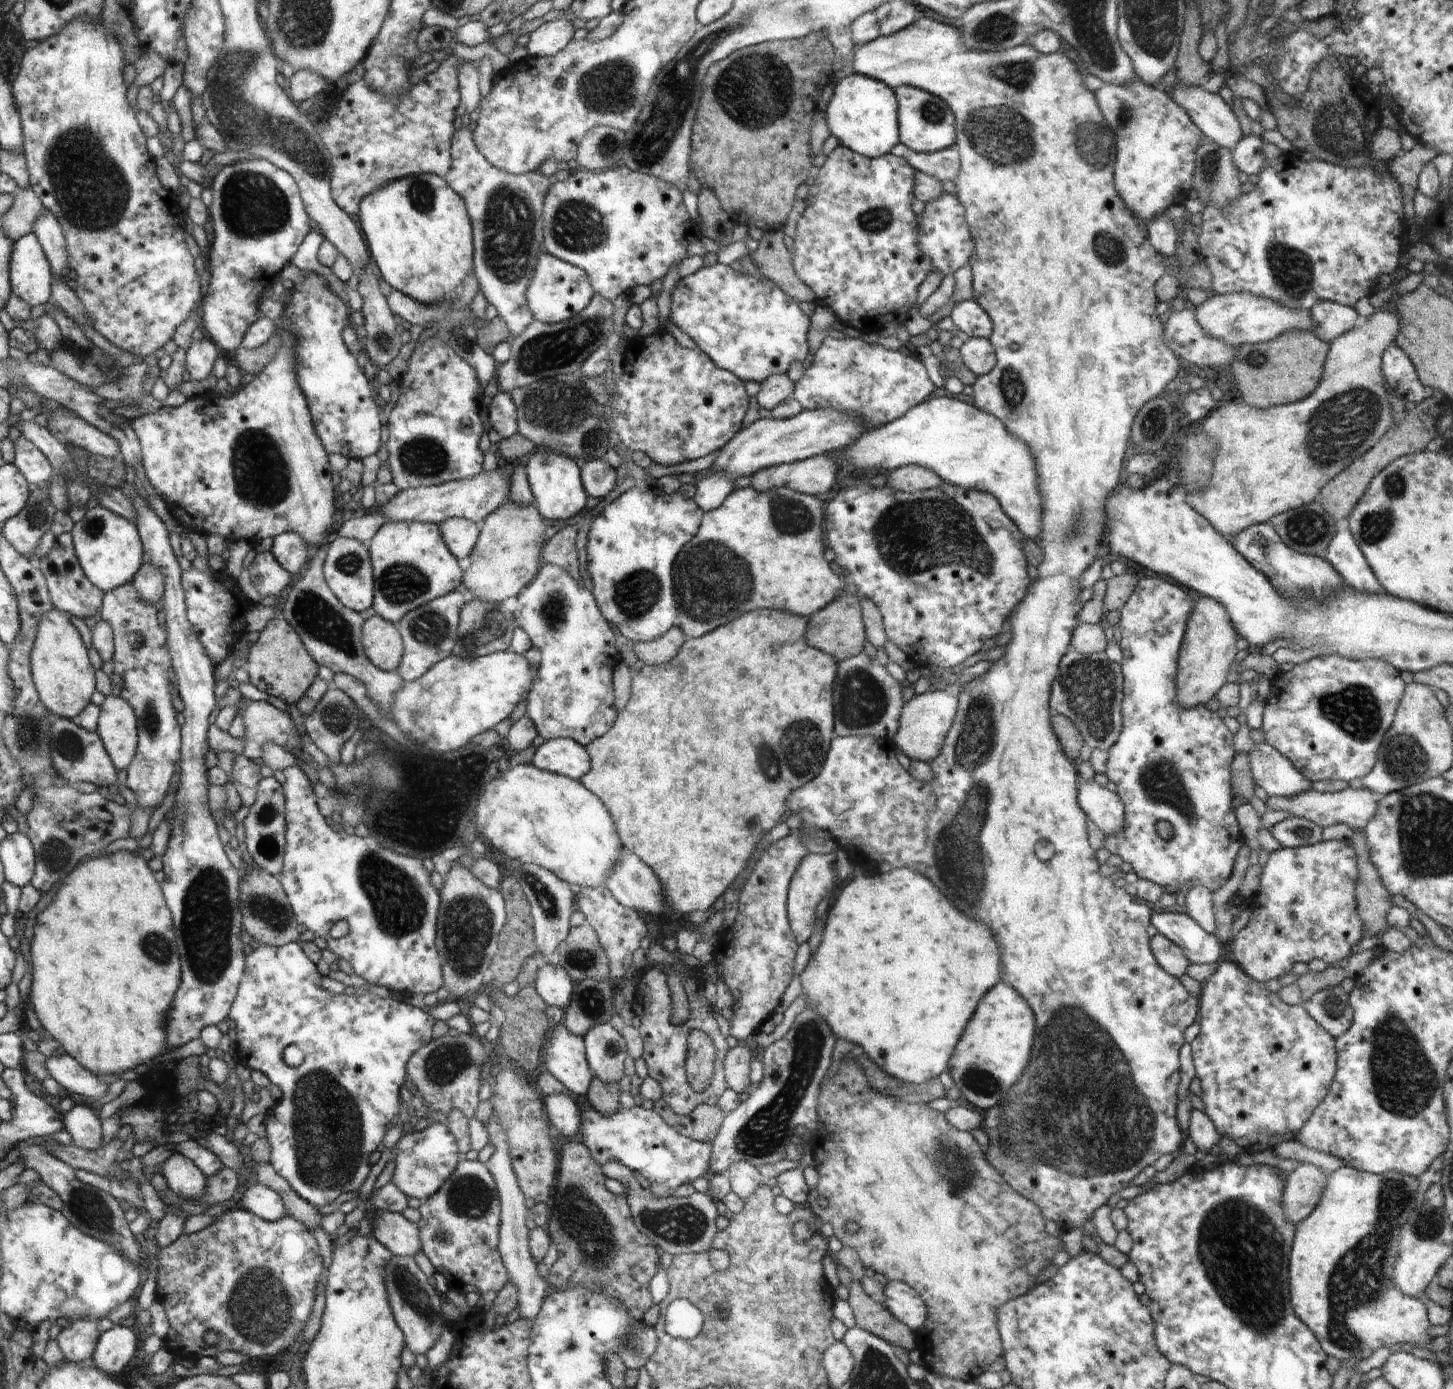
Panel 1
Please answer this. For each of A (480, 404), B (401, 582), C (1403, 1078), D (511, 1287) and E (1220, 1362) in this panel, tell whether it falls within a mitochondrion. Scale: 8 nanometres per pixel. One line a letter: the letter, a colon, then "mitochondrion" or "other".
A: other
B: mitochondrion
C: mitochondrion
D: other
E: other

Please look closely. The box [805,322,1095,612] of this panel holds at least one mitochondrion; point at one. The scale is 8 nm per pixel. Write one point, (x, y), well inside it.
(914, 536)

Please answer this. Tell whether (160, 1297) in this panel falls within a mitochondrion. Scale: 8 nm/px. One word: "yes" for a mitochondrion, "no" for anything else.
no

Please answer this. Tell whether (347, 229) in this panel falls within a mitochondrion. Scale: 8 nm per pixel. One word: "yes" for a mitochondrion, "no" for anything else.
no

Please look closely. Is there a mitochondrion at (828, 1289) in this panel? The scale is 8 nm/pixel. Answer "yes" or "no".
no

